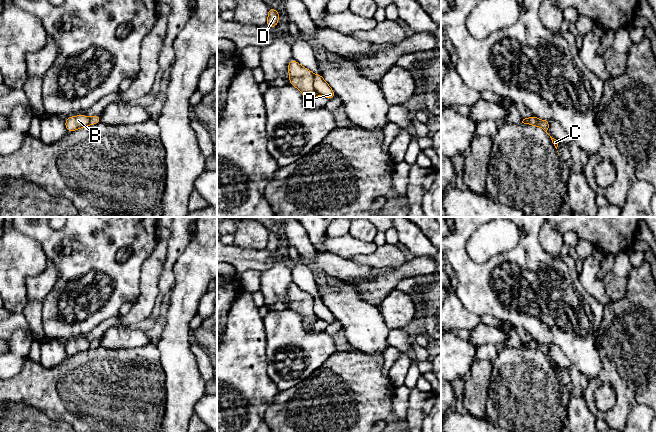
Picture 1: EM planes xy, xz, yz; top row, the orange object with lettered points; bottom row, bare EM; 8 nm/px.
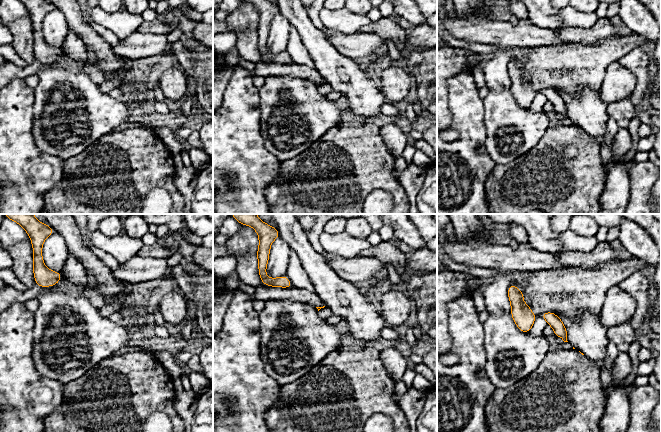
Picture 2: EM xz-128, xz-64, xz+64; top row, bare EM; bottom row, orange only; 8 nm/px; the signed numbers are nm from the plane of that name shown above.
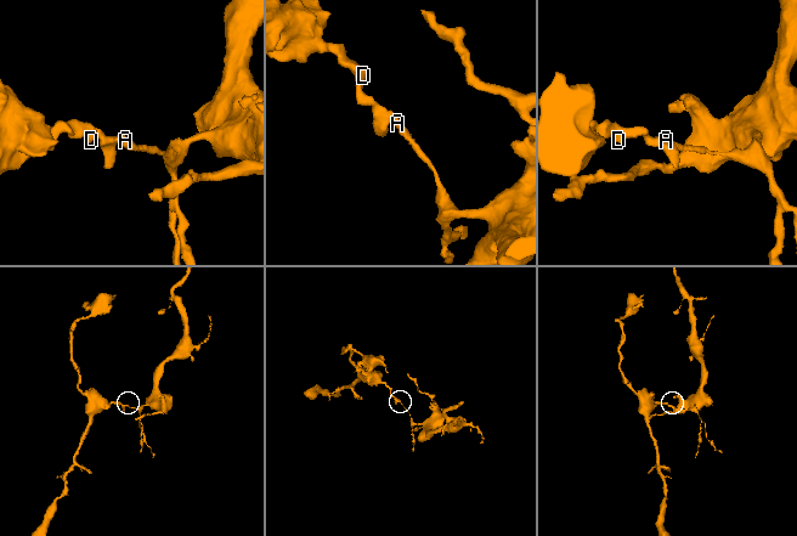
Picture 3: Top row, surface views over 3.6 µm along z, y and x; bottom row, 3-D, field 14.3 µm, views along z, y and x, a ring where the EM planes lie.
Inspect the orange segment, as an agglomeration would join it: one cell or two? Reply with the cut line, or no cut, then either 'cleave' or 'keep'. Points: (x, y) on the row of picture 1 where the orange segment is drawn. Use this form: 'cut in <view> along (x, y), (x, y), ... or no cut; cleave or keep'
cut in xz along (314, 75), (313, 89), (317, 94); cleave

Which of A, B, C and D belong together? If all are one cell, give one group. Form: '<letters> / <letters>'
A / B C D

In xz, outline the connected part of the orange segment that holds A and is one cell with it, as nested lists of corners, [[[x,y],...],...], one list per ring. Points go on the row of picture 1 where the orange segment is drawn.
[[[320,73],[314,76],[313,85],[317,95],[325,96],[328,98],[328,100],[332,100],[335,98],[335,92],[329,86],[329,84],[323,79]]]

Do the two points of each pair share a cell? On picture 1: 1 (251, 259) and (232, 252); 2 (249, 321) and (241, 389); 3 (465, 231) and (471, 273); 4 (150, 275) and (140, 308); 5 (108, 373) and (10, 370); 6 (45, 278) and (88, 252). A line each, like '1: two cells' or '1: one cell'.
1: one cell
2: one cell
3: one cell
4: one cell
5: two cells
6: two cells

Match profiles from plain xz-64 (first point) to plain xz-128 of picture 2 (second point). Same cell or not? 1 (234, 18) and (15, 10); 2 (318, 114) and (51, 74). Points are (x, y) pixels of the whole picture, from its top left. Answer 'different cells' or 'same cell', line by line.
1: different cells
2: same cell

